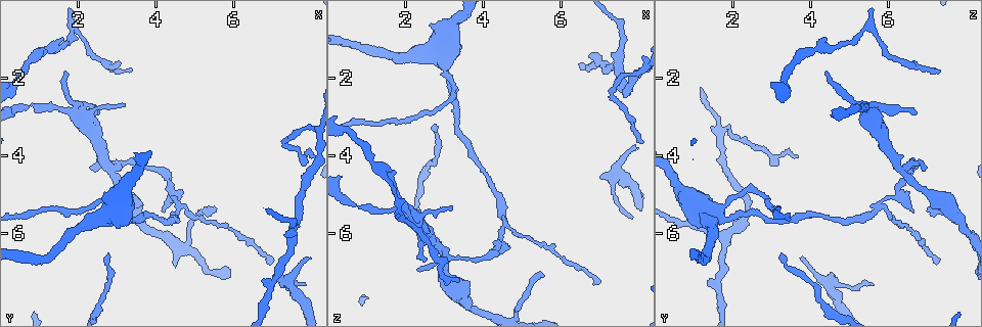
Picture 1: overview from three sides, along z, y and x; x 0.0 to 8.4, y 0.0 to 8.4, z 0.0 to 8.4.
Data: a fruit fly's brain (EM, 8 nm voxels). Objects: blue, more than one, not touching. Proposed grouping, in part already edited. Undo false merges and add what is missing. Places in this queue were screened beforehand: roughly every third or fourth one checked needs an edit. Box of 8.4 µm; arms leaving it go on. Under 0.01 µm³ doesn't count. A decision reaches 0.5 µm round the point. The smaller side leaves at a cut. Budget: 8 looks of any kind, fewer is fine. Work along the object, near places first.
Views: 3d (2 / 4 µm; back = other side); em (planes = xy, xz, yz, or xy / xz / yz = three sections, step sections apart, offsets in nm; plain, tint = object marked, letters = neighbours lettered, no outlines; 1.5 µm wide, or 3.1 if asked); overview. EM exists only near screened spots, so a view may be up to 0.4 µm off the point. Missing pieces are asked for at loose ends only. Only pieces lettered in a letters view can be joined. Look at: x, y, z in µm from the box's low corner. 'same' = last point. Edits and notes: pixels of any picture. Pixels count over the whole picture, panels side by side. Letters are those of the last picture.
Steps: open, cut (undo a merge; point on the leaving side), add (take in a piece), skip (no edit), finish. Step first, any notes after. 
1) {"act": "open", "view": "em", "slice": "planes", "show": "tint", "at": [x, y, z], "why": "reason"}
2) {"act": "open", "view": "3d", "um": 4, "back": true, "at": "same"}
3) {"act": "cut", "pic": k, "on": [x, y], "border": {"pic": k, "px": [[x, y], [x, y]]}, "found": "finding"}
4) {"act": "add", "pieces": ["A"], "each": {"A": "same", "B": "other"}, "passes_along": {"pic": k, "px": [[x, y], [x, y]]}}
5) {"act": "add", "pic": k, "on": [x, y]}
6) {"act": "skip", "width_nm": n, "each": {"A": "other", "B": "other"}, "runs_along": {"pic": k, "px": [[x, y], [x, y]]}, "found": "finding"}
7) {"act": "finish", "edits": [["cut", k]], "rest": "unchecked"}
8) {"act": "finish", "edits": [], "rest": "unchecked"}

{"act": "open", "view": "em", "slice": "planes", "show": "letters", "at": [3.00, 4.30, 6.35], "why": "sudden change in width"}

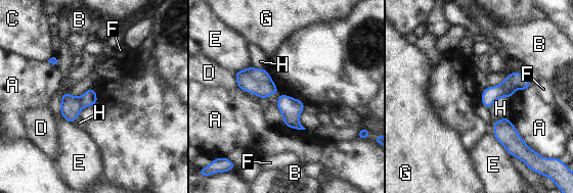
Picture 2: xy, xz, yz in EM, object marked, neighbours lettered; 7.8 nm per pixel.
{"act": "cut", "pic": 2, "on": [71, 106], "each": {"A": "other", "B": "other", "C": "other", "D": "other", "E": "other", "F": "other", "G": "other", "H": "other"}, "found": "two cells meet here"}

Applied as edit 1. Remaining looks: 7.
{"act": "open", "view": "em", "slice": "yz", "step": 8, "show": "tint", "at": [7.45, 6.05, 1.80], "why": "three arms meet"}

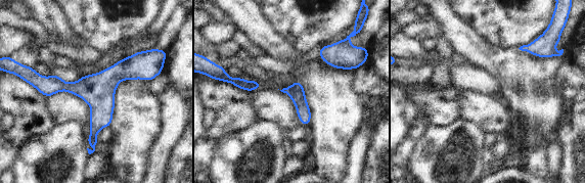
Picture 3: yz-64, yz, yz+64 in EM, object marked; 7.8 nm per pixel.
{"act": "open", "view": "em", "slice": "yz", "step": 8, "show": "letters", "at": "same", "why": "what lies round it"}

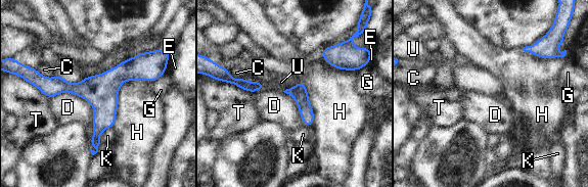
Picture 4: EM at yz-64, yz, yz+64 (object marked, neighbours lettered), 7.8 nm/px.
{"act": "skip", "width_nm": 130, "each": {"C": "other", "D": "other", "E": "other", "G": "other", "H": "other", "K": "other", "T": "other", "U": "other"}, "runs_along": {"pic": 4, "px": [[155, 74], [121, 73], [103, 88], [39, 81]]}, "found": "all the same cell"}

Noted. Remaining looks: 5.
{"act": "open", "view": "em", "slice": "planes", "show": "letters", "at": [7.85, 7.30, 5.55], "why": "thin end"}

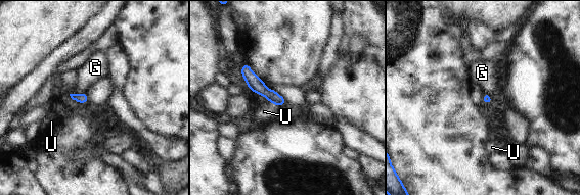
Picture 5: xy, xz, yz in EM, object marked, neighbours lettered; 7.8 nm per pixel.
{"act": "skip", "longest_contact_nm": ["U", 80], "each": {"G": "other", "U": "other"}, "border": {"pic": 5, "px": [[76, 92], [84, 93]]}, "found": "none of them fits"}

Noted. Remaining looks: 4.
{"act": "finish", "edits": [["cut", 2]], "rest": "unchecked"}

